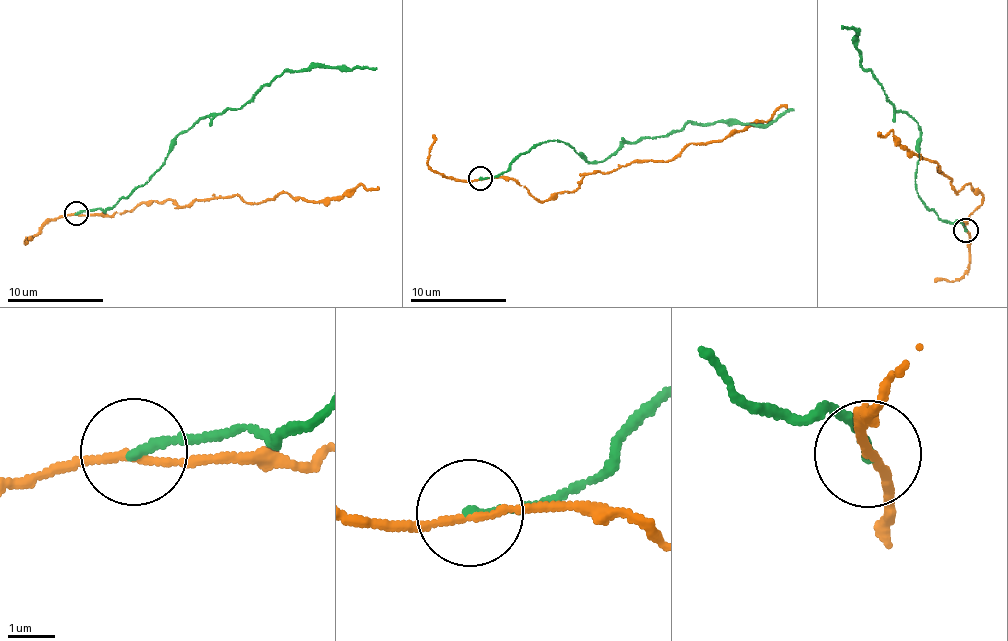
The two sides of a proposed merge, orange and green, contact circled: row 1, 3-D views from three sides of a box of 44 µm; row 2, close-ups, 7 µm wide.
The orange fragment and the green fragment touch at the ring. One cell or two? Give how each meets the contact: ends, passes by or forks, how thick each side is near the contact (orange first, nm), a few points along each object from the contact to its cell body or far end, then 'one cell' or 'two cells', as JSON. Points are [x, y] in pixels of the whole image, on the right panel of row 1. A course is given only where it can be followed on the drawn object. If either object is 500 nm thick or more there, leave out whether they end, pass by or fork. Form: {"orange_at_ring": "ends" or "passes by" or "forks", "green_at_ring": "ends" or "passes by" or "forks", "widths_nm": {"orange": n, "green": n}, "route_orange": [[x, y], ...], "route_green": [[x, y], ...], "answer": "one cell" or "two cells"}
{"orange_at_ring": "passes by", "green_at_ring": "ends", "widths_nm": {"orange": 140, "green": 200}, "route_orange": [[967, 230], [963, 222], [981, 202], [980, 192], [969, 184], [956, 191], [939, 167], [892, 132], [877, 135]], "route_green": [[965, 229], [920, 198], [920, 127], [861, 66], [856, 29], [841, 27]], "answer": "two cells"}

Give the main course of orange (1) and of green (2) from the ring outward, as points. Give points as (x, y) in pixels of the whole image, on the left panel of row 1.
1: (74, 213), (227, 197), (261, 204), (284, 192), (320, 201), (350, 195), (359, 186), (378, 190)
2: (76, 212), (127, 198), (165, 160), (170, 142), (201, 118), (241, 109), (285, 70), (375, 69)

